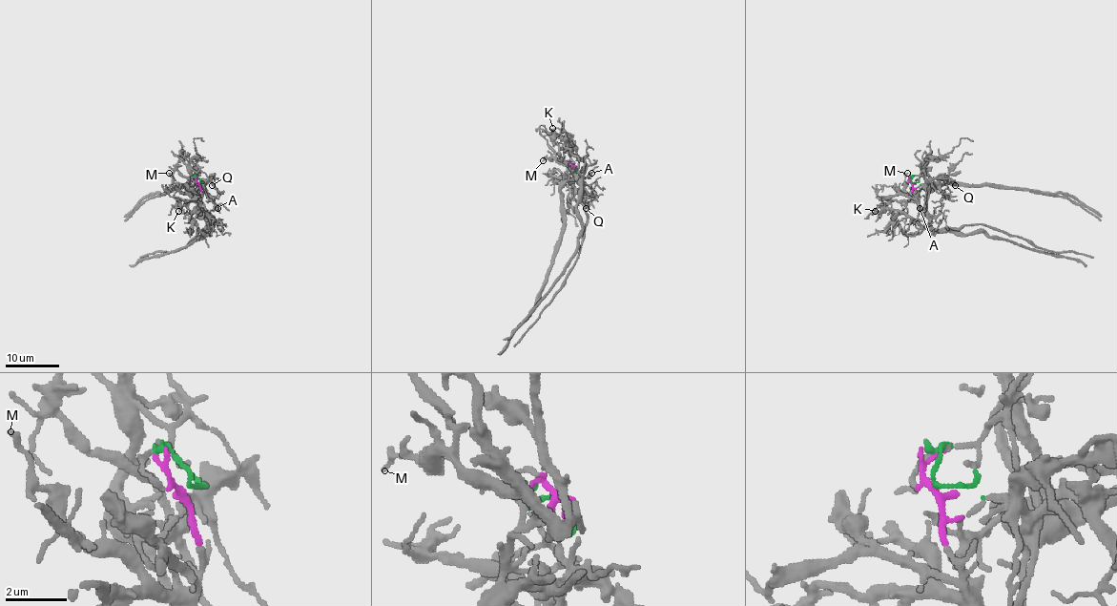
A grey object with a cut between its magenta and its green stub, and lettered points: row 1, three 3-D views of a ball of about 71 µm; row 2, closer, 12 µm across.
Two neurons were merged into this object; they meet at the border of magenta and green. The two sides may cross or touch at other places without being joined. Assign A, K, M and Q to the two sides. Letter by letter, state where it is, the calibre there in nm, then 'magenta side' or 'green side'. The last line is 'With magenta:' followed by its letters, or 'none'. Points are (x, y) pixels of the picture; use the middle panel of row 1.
A: (591, 173) | 140 nm | green side
K: (552, 128) | 120 nm | magenta side
M: (543, 160) | 180 nm | magenta side
Q: (586, 208) | 190 nm | green side
With magenta: K, M

